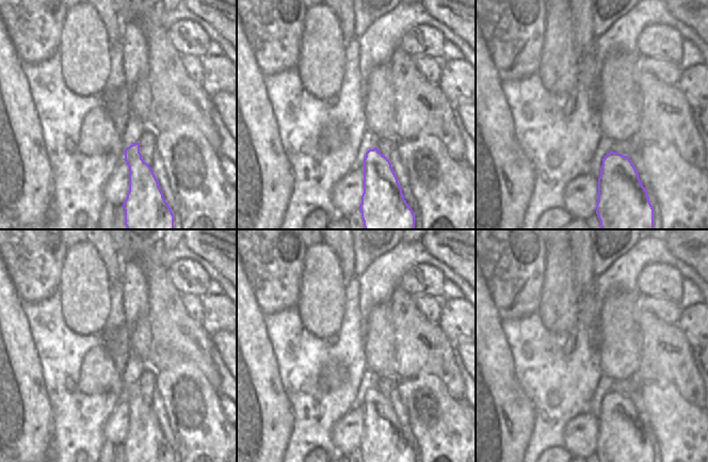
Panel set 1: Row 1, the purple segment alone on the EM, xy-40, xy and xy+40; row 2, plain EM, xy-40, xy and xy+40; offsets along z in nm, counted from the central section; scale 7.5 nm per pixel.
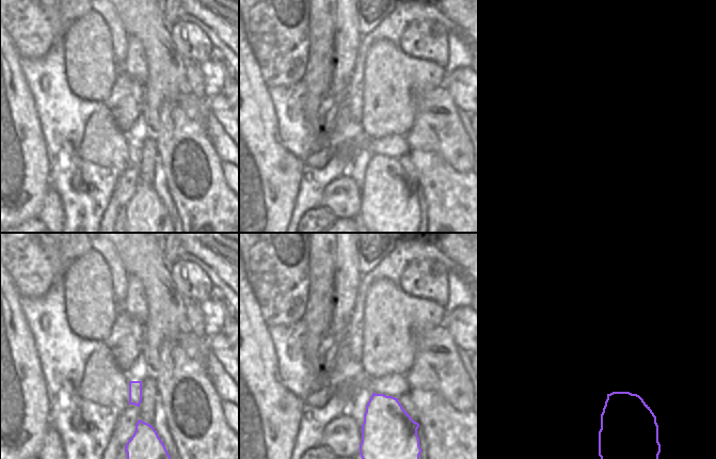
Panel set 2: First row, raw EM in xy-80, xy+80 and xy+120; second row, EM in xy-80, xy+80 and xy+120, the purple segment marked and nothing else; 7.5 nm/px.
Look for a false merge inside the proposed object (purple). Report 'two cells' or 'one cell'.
one cell

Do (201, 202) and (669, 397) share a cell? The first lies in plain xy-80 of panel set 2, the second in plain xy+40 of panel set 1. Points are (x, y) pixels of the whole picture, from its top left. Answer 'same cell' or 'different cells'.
same cell

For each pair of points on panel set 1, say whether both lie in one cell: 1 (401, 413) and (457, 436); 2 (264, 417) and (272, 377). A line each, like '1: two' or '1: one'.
1: two
2: one

